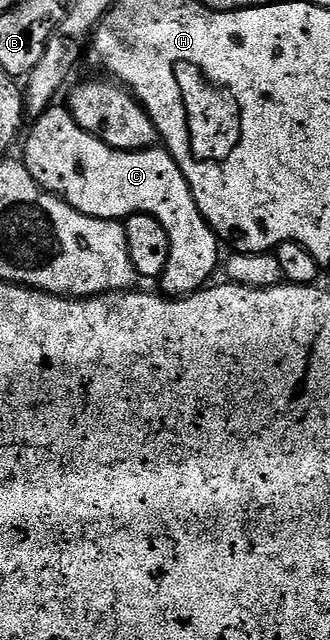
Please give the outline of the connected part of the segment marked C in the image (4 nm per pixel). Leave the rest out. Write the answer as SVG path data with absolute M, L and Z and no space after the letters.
M64 106L47 108L41 116L35 117L32 129L29 127L28 141L24 144L22 162L39 188L54 196L63 198L74 210L84 216L93 216L96 220L125 221L129 216L149 216L154 218L166 230L170 238L170 258L159 281L159 291L168 298L191 296L201 291L221 267L222 241L216 231L202 218L194 202L194 194L186 182L180 167L163 147L153 146L143 152L119 152L108 144L103 144L96 136L90 135L76 124L76 119Z

